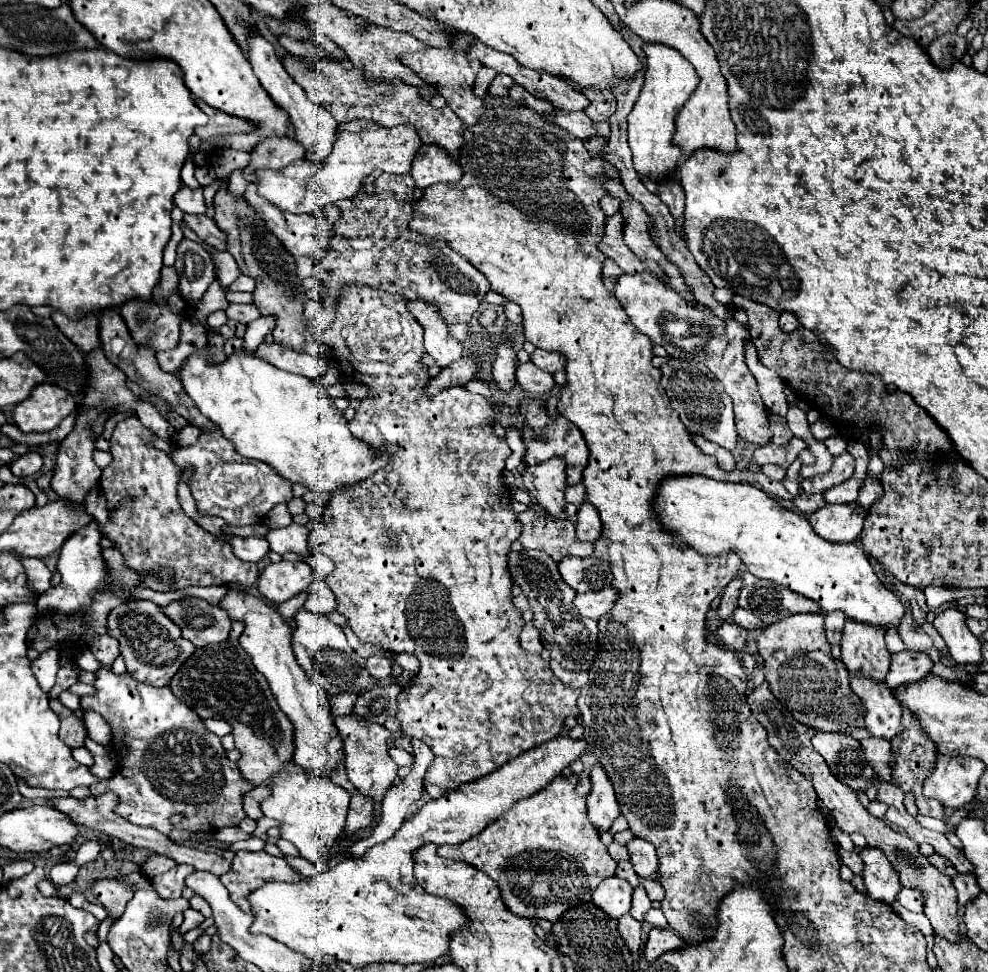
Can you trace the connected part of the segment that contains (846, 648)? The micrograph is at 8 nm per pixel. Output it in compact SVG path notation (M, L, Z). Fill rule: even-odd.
M845 619L841 639L841 659L849 671L861 671L871 679L885 679L891 653L885 647L887 629Z

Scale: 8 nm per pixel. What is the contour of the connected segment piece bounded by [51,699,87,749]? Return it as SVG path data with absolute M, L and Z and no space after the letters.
M51 699L51 705L55 705L55 711L59 713L59 719L61 719L59 739L65 745L69 745L71 749L73 747L83 747L83 741L85 741L85 735L87 735L87 729L83 727L83 723L73 715L73 711L59 705L59 701Z

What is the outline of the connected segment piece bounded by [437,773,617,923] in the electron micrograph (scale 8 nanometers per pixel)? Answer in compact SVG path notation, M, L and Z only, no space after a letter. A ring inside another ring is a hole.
M575 773L571 777L555 777L541 793L539 805L525 807L529 803L519 801L501 815L497 821L487 825L479 835L471 837L467 843L459 845L441 845L437 853L447 859L459 859L475 865L479 871L487 873L501 889L503 901L507 909L511 909L519 917L541 917L551 923L559 919L567 907L575 907L583 901L591 901L591 891L605 879L613 875L617 869L617 861L611 859L607 847L601 841L599 829L589 821L587 815L587 797L591 793L591 783L587 773Z

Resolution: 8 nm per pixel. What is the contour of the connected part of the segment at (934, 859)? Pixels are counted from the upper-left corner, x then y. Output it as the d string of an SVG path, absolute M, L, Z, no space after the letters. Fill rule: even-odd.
M935 853L935 855L931 855L929 857L929 861L941 871L941 873L945 873L945 875L949 875L949 877L953 877L957 871L955 871L955 867L951 867L951 863L943 857L943 855L939 855L939 853Z

